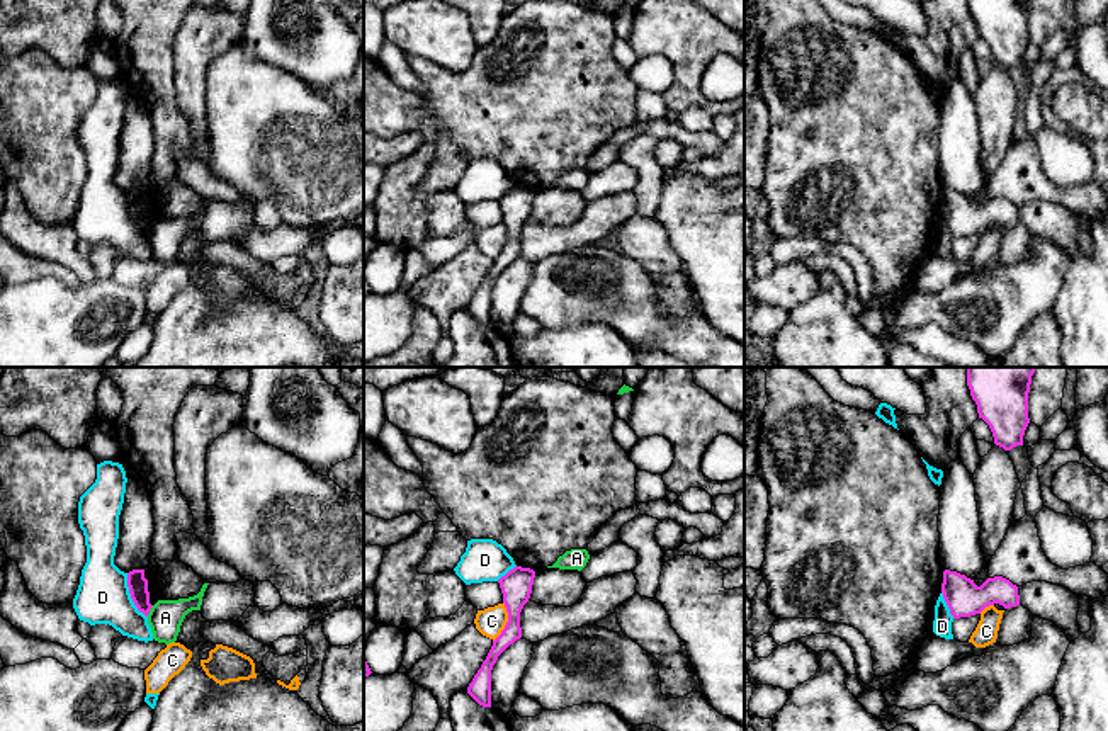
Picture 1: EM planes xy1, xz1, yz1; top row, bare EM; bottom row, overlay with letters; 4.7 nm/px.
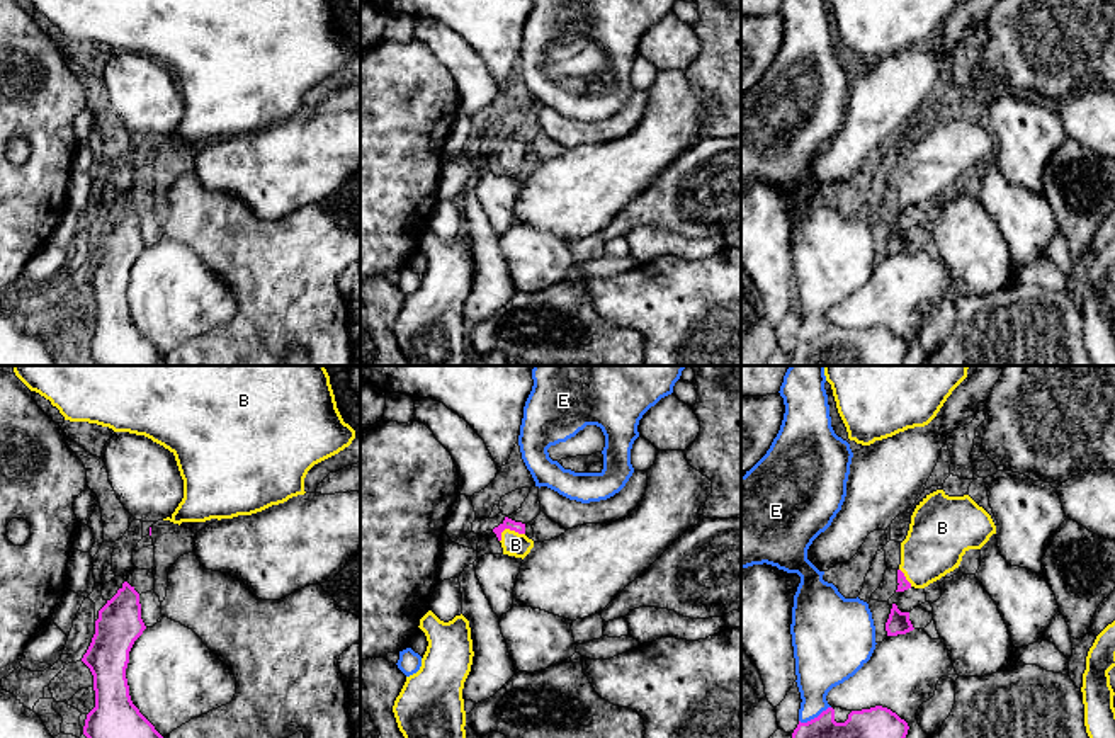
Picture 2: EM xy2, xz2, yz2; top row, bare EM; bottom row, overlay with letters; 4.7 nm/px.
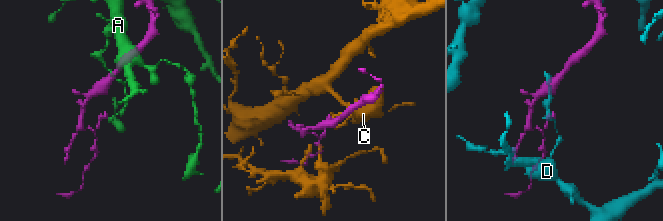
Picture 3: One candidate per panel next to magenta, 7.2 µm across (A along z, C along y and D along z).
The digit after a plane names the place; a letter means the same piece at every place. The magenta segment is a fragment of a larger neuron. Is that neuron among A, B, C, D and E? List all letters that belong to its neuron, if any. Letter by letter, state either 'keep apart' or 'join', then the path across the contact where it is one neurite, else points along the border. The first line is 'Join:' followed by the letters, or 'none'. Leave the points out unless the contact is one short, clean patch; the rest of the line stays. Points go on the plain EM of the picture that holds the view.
Join: B
A: keep apart; border along xy1 (153, 225), (146, 235)
B: join; runs through xz2 (510, 143), (509, 147), (515, 164)
C: keep apart; border along xz1 (503, 221), (507, 243), (493, 260)
D: keep apart; border along xy1 (126, 192), (130, 216), (146, 237)
E: keep apart

